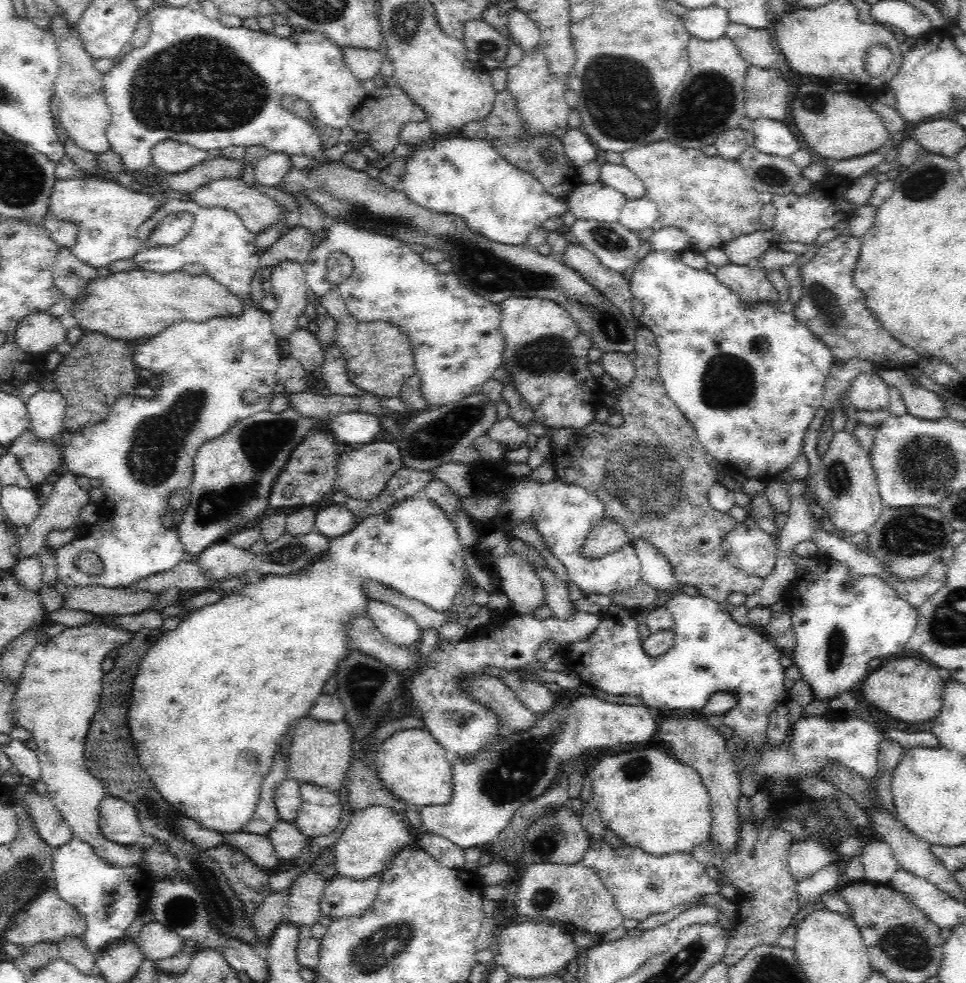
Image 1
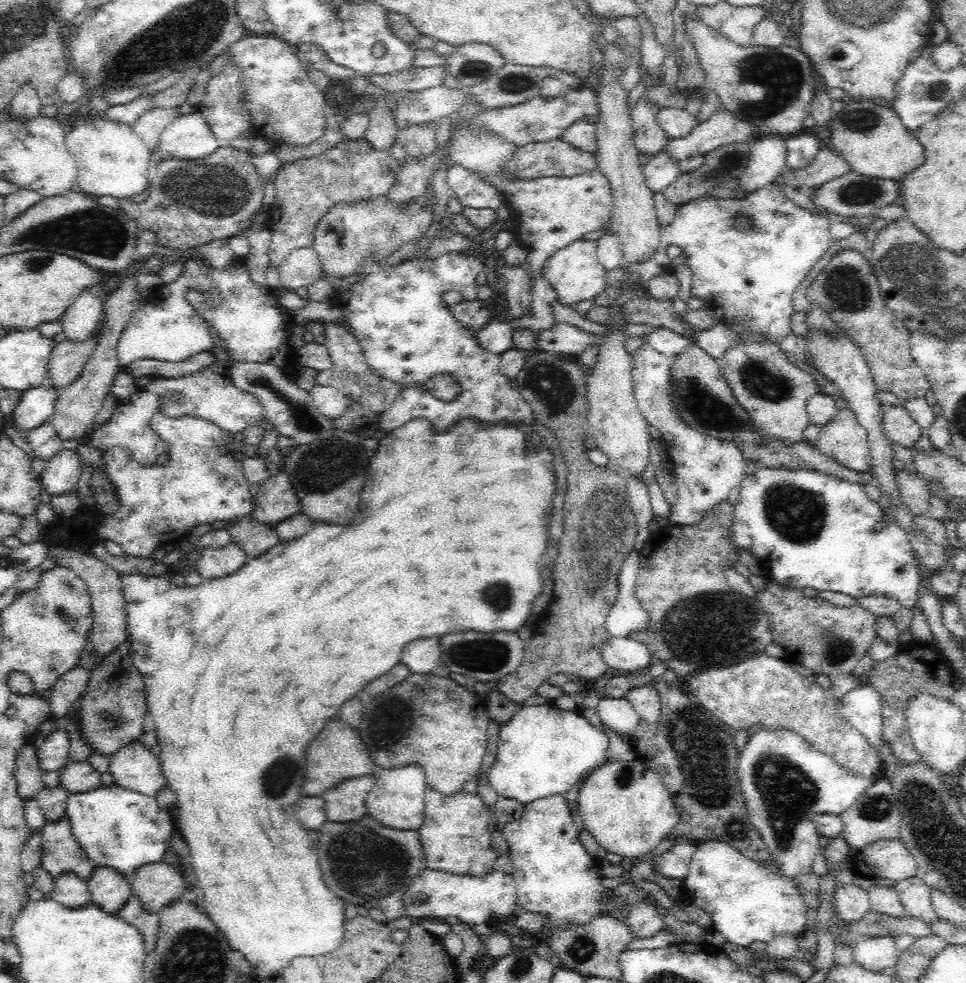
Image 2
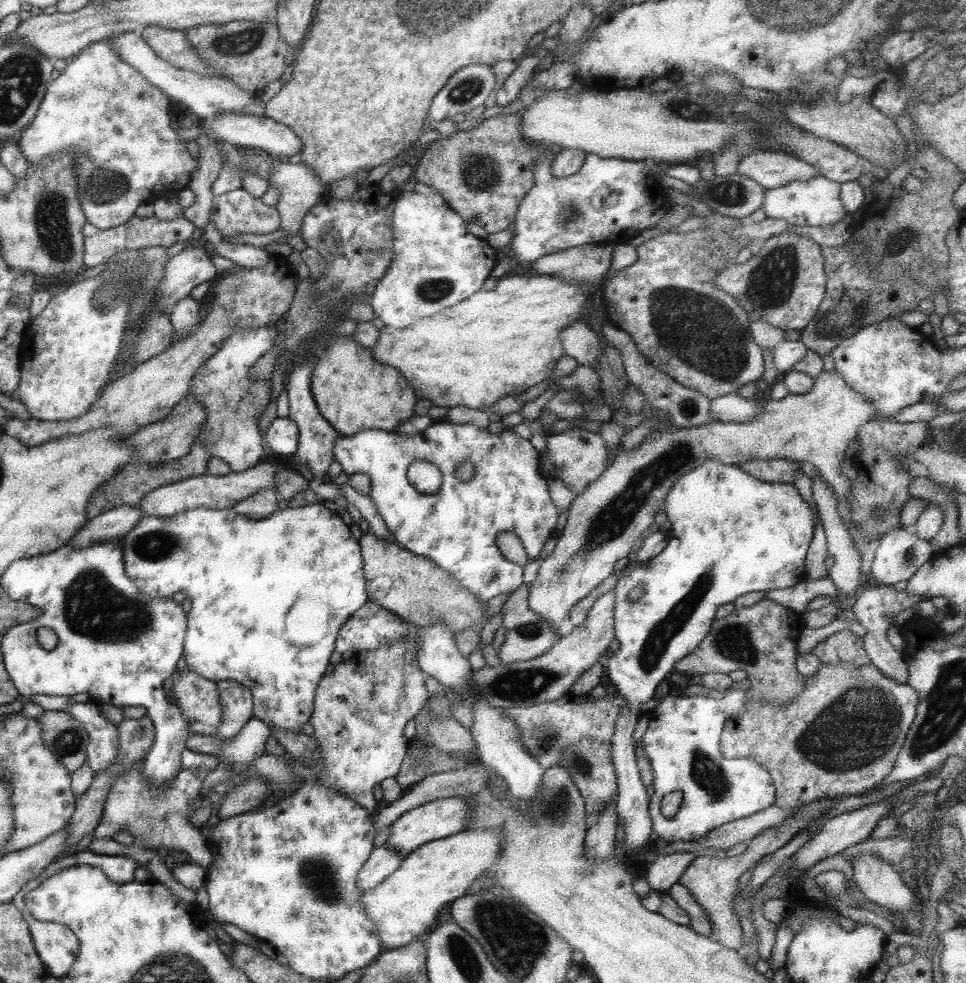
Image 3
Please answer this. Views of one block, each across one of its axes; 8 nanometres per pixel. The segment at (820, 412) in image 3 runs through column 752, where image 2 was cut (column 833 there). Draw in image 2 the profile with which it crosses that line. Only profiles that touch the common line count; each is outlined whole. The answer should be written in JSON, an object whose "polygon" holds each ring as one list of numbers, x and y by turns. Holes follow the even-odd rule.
{"polygon":[[838,409,832,420,821,427,815,446,824,456,856,472,868,472,871,466,867,430,850,409]]}

